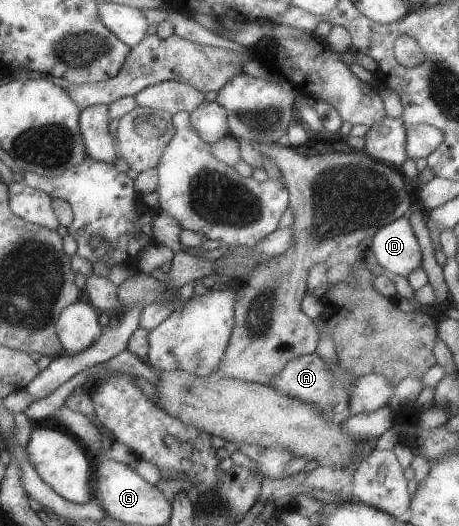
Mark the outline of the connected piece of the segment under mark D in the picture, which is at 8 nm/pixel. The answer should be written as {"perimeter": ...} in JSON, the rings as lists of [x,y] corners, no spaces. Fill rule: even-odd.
{"perimeter":[[[410,211],[382,226],[371,239],[371,251],[386,272],[406,277],[420,268],[420,248],[408,224]]]}

